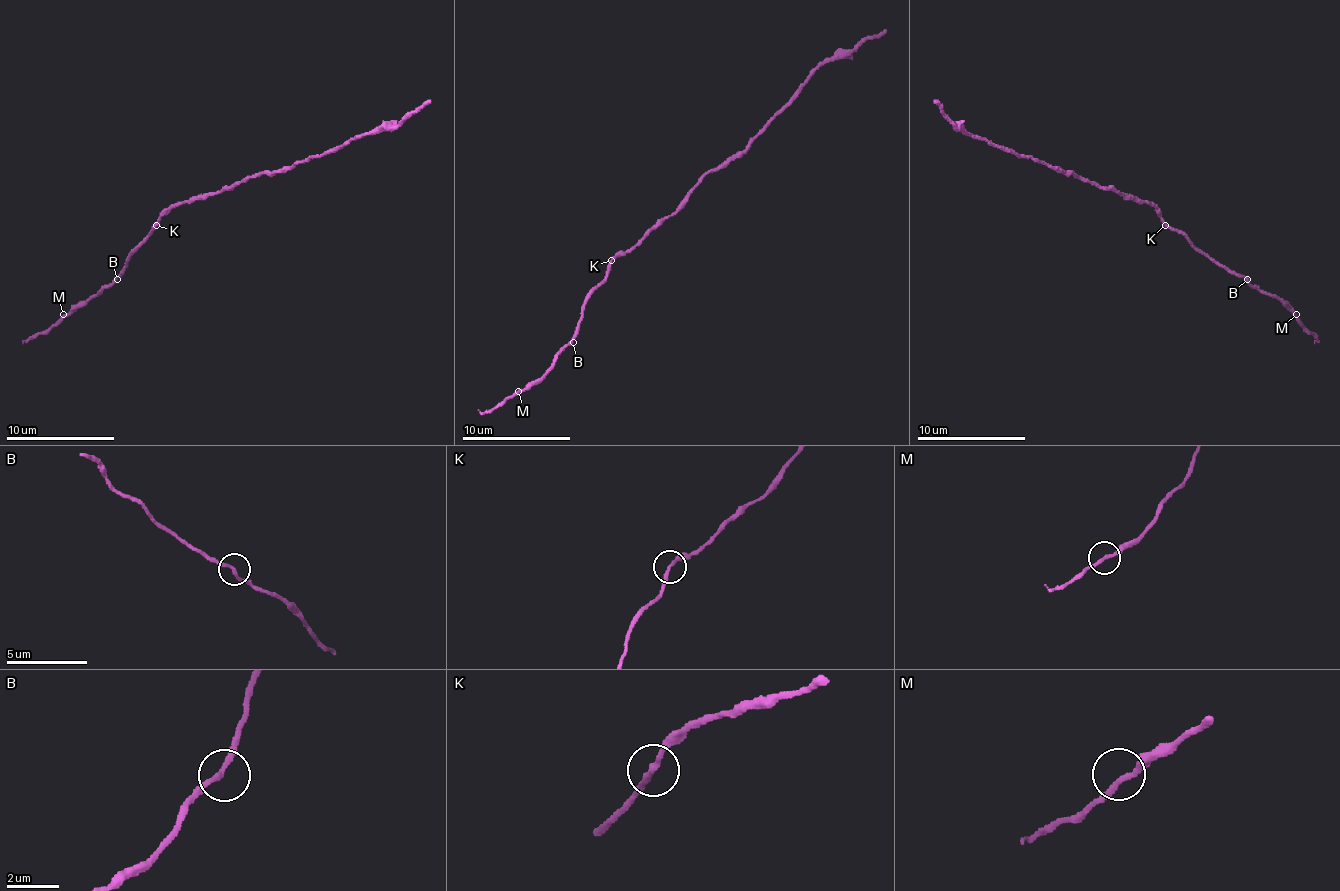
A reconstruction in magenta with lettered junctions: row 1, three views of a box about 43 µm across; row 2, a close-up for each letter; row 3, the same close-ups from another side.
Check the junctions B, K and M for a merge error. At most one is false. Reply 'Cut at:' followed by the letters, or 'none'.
Cut at: none

